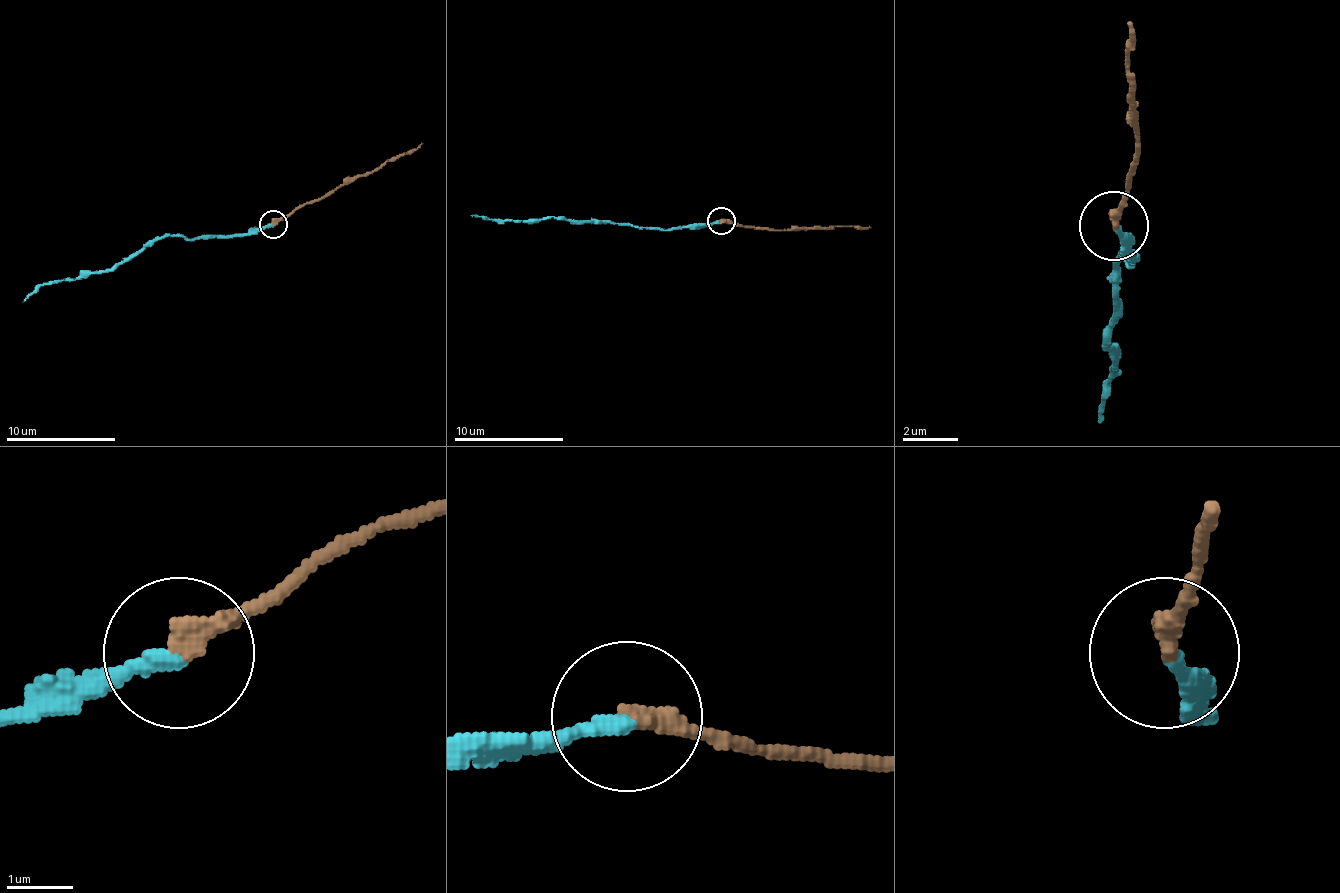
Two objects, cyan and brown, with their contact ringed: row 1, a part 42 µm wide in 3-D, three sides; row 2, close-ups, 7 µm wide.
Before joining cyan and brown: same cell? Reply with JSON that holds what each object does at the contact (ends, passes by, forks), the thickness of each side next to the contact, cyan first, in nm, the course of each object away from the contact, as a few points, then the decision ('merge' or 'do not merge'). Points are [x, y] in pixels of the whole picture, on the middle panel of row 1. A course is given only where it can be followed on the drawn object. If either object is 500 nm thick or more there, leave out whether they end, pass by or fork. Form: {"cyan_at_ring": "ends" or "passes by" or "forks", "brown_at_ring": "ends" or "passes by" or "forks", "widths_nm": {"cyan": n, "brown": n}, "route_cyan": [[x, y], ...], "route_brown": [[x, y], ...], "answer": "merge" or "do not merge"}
{"cyan_at_ring": "ends", "brown_at_ring": "ends", "widths_nm": {"cyan": 240, "brown": 320}, "route_cyan": [[722, 220], [700, 223], [694, 228], [634, 228], [626, 223], [557, 217], [489, 220], [470, 214]], "route_brown": [[722, 220], [777, 231], [870, 225]], "answer": "merge"}

